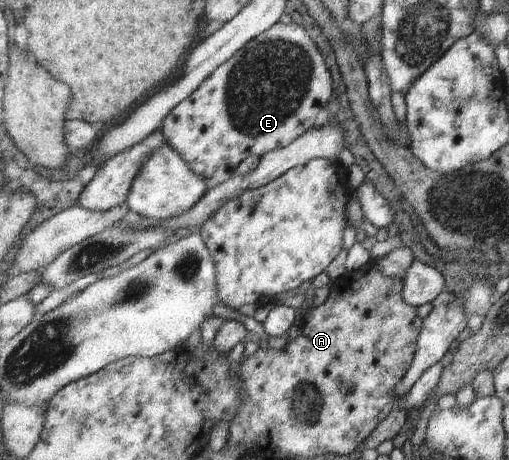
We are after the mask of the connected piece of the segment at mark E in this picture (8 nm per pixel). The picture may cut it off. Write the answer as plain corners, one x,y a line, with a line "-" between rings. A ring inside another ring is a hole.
278,23
252,39
229,61
220,65
197,91
184,99
163,122
164,135
169,145
180,151
182,159
206,181
208,188
216,188
237,176
237,168
250,155
262,157
270,151
287,147
296,141
304,131
314,128
316,115
332,95
330,73
318,47
302,27

